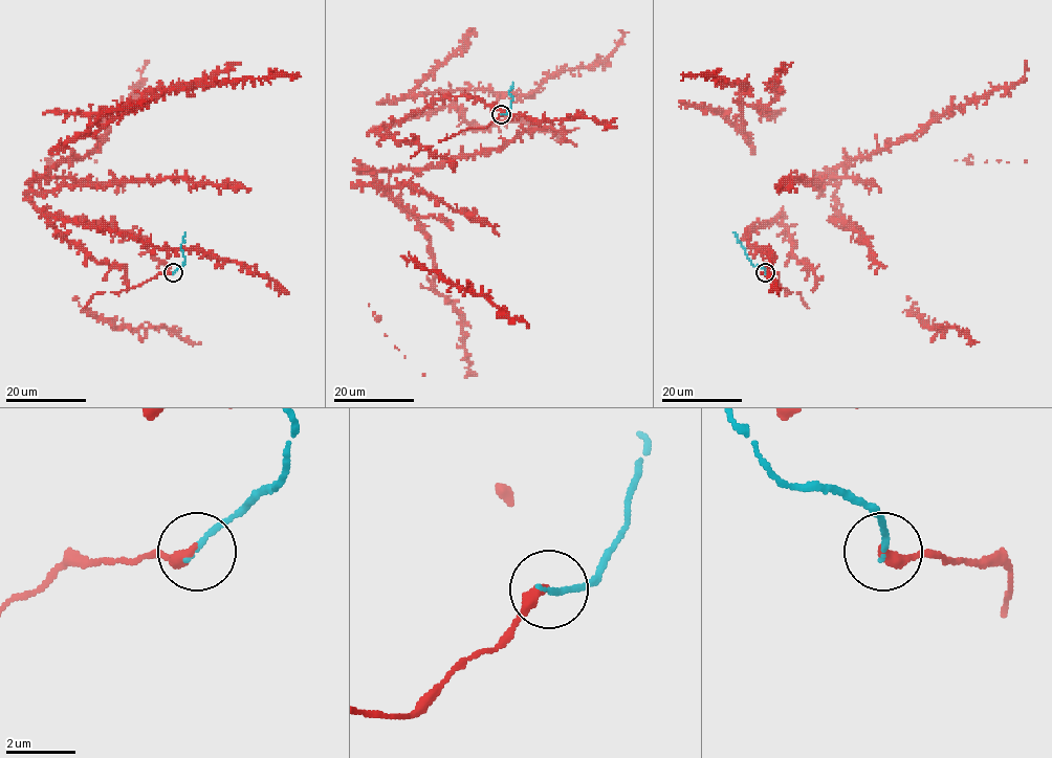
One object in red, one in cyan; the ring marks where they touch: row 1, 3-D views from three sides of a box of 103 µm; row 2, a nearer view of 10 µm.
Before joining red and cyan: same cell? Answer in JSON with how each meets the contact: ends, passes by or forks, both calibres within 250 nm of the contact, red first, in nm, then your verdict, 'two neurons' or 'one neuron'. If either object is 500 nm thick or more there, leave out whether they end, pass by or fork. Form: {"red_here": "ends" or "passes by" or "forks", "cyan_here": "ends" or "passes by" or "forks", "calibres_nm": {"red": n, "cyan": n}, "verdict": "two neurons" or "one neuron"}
{"red_here": "ends", "cyan_here": "ends", "calibres_nm": {"red": 360, "cyan": 150}, "verdict": "one neuron"}

